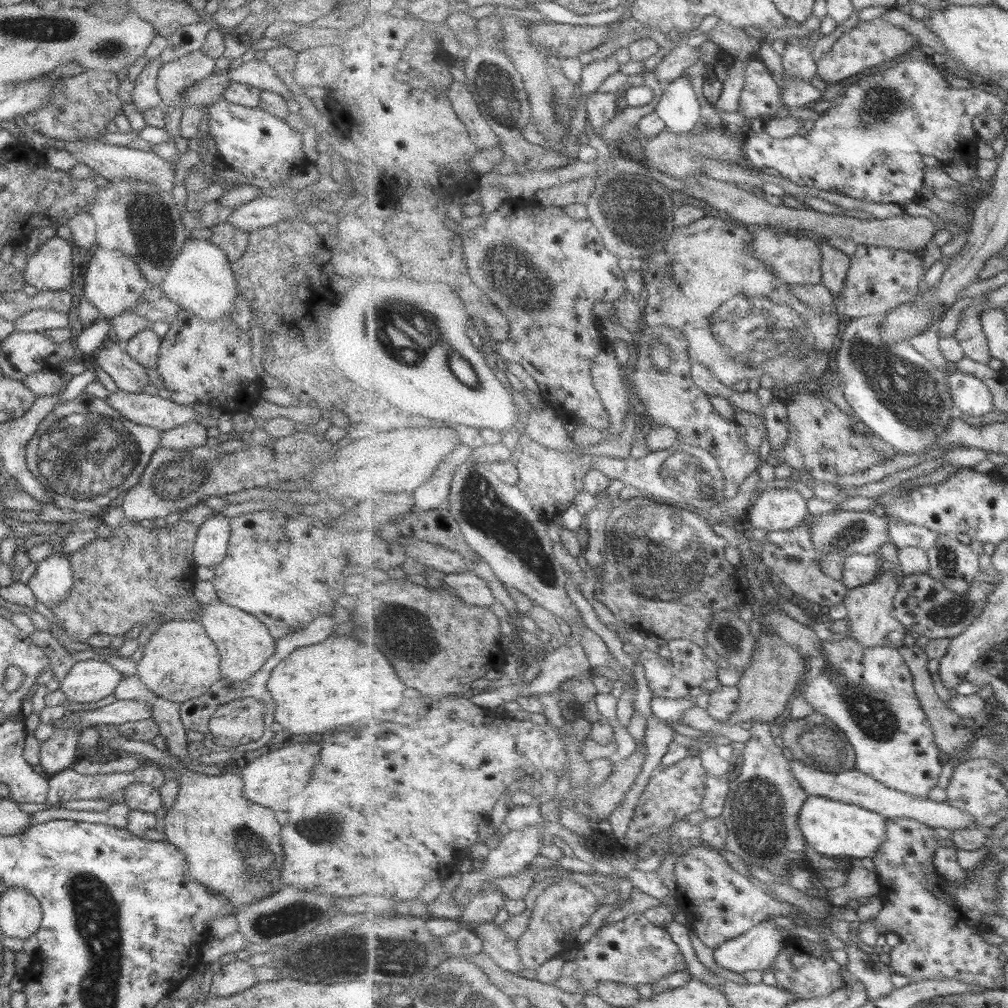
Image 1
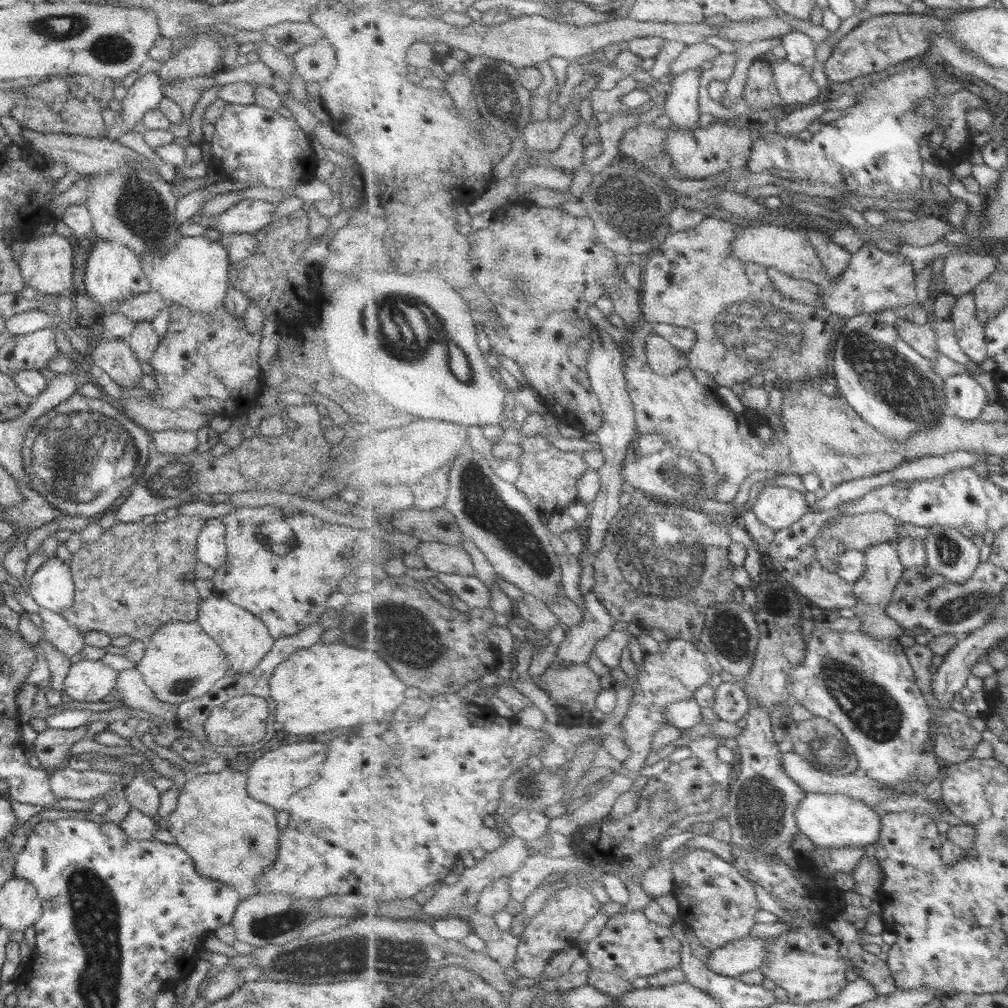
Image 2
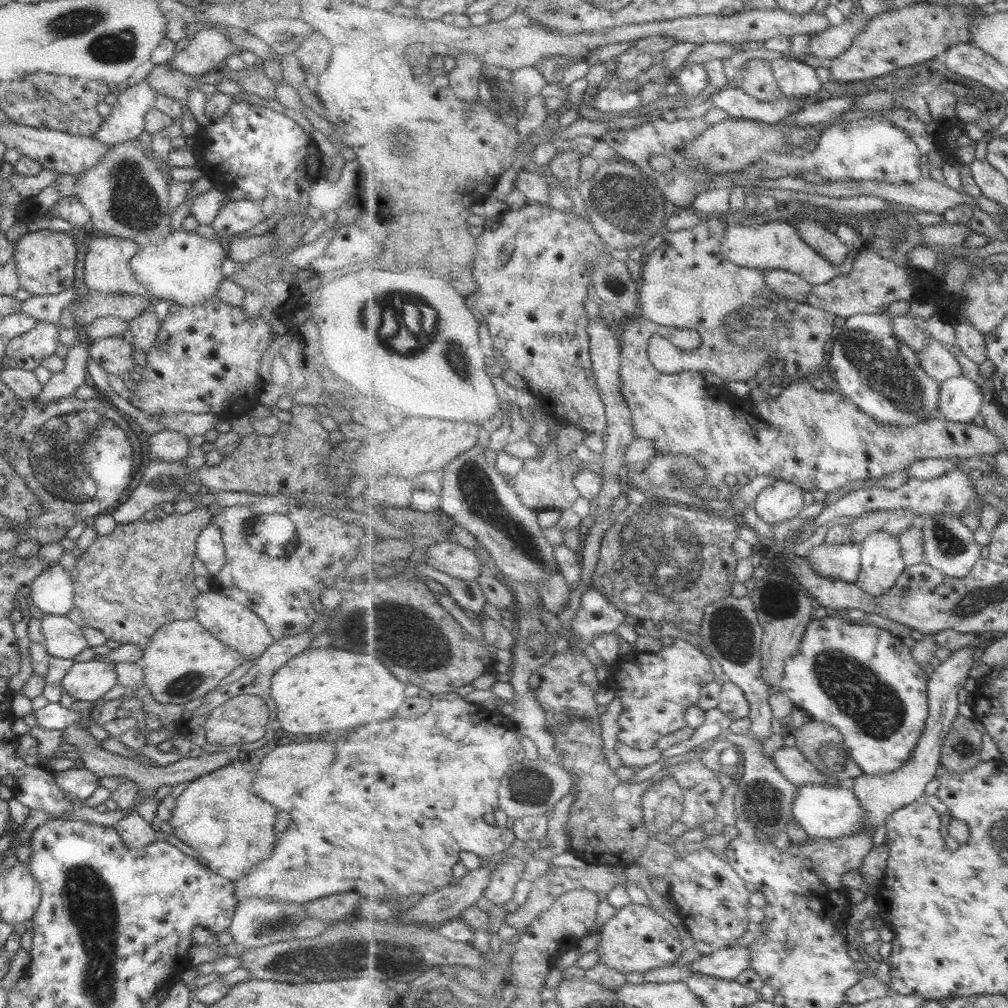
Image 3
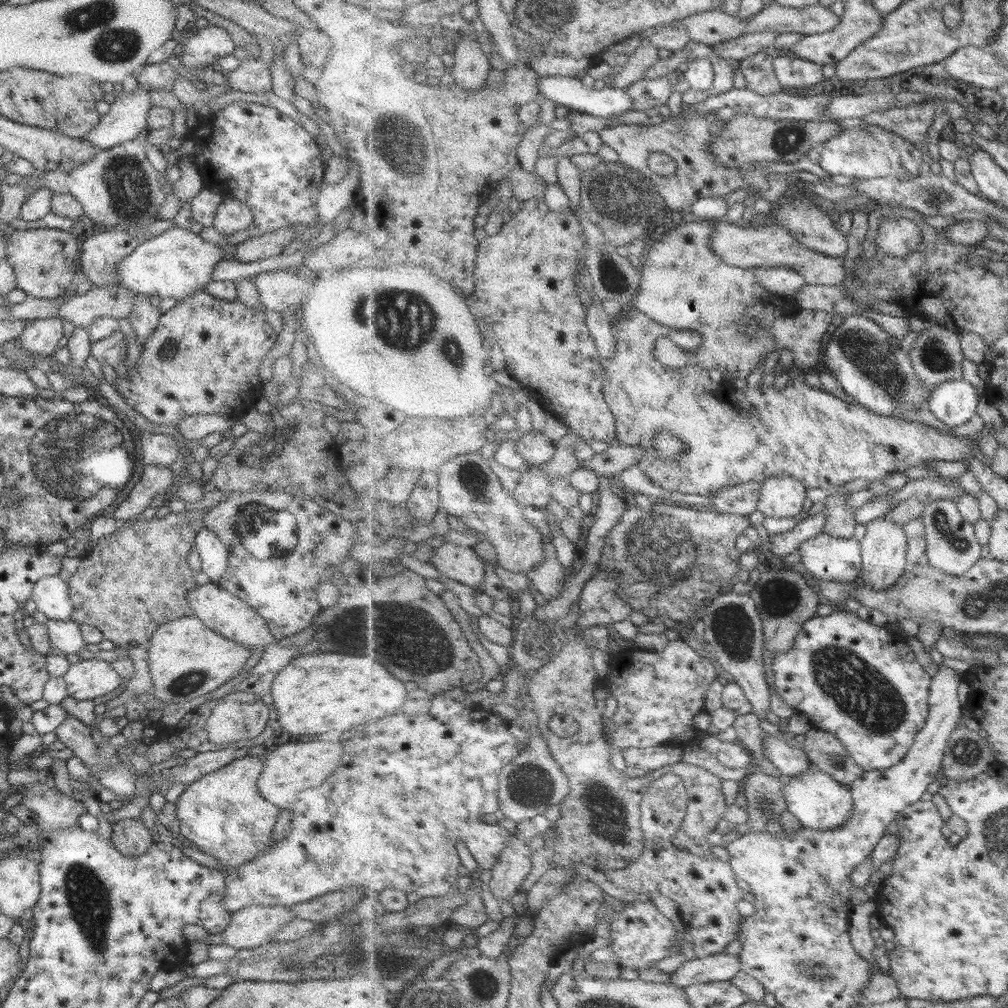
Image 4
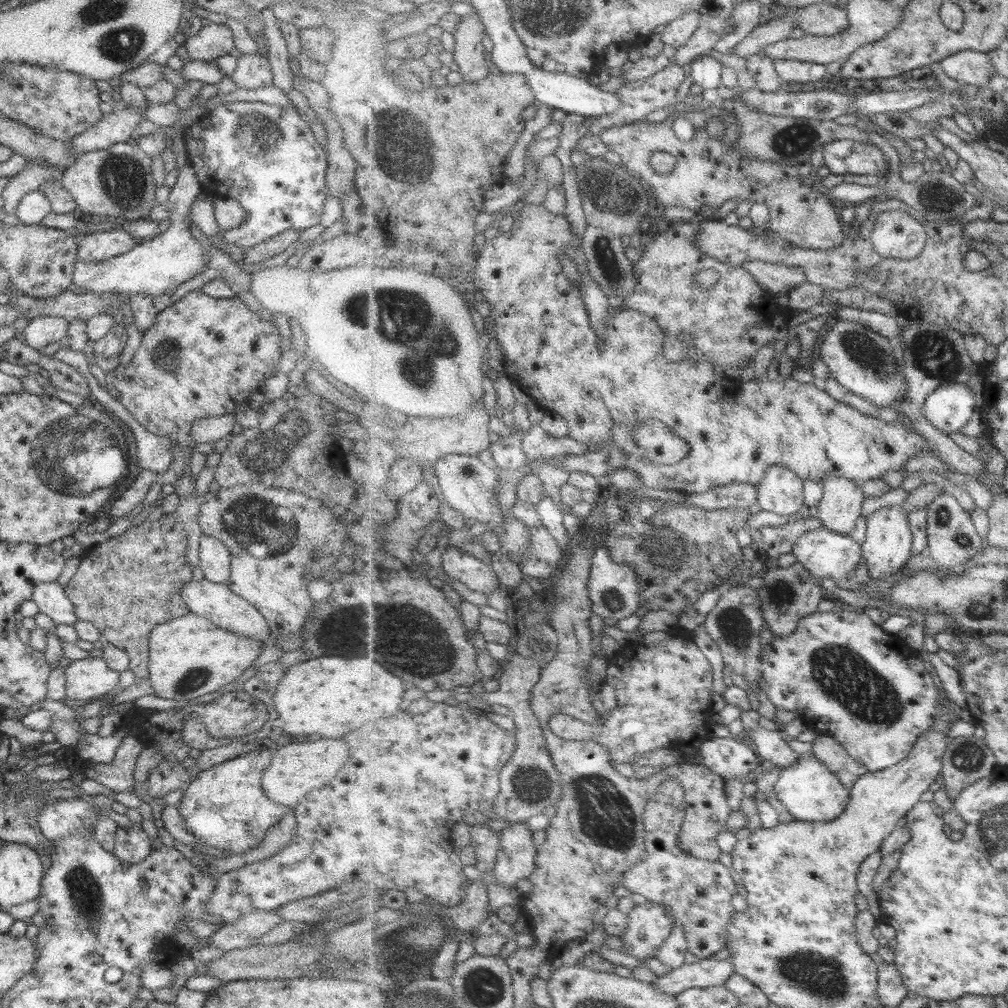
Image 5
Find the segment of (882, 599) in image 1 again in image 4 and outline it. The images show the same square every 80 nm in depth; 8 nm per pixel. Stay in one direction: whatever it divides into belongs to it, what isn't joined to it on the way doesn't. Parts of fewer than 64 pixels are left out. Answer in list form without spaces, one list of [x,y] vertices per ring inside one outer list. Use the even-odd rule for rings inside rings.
[[[890,515],[881,516],[867,525],[868,531],[861,541],[863,544],[862,578],[866,586],[879,591],[894,587],[904,576],[909,562],[909,534],[905,526],[895,523]]]

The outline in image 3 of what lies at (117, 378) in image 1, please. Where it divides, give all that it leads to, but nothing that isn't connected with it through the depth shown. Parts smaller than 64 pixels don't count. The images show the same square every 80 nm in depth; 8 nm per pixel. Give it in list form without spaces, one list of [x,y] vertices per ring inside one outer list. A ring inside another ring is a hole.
[[[112,337],[93,343],[89,356],[108,373],[120,375],[129,372],[134,375],[138,371],[131,350],[125,347],[120,340]]]

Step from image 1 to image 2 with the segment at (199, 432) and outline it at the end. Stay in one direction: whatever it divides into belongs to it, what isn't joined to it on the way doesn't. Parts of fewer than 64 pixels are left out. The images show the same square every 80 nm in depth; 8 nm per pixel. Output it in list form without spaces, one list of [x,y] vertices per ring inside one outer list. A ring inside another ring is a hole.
[[[166,430],[153,432],[151,440],[157,451],[162,454],[172,454],[191,458],[194,450],[199,444],[196,433],[184,430]]]

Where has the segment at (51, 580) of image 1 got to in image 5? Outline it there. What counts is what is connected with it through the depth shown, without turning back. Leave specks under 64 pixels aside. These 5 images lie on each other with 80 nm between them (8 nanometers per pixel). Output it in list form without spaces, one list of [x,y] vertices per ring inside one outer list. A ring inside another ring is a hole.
[[[56,581],[37,584],[31,599],[37,604],[39,612],[50,616],[56,624],[73,626],[78,620],[72,601]]]

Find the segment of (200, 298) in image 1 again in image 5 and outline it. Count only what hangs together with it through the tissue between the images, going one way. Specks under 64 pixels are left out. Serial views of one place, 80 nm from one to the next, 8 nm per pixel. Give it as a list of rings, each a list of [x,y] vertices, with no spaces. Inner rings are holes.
[[[188,160],[187,164],[179,169],[178,182],[172,188],[166,203],[170,211],[168,217],[172,223],[168,230],[153,240],[136,245],[126,254],[110,258],[108,262],[86,264],[86,262],[76,261],[73,282],[85,292],[113,290],[121,294],[146,293],[155,297],[176,290],[178,285],[201,274],[201,269],[206,267],[206,253],[202,249],[202,244],[192,237],[189,225],[190,208],[201,193],[203,193],[202,188]]]

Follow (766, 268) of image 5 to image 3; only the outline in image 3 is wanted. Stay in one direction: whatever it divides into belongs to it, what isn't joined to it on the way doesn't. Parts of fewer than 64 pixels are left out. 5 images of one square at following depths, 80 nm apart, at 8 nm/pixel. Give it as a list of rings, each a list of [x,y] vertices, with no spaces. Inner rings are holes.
[[[767,269],[765,277],[770,287],[788,299],[806,303],[815,284],[808,282],[803,276],[782,269]]]

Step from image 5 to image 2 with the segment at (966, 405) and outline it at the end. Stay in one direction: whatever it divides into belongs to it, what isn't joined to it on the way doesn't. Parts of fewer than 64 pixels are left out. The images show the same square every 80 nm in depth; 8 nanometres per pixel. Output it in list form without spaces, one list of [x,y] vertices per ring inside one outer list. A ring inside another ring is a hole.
[[[968,374],[946,378],[947,402],[951,414],[966,420],[976,421],[988,406],[986,388]]]

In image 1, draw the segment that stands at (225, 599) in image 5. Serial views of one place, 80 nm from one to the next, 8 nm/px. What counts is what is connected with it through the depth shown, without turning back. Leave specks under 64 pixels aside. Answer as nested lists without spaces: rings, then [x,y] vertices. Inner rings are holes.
[[[218,601],[214,604],[203,605],[201,608],[200,624],[206,628],[208,638],[212,638],[221,656],[220,674],[230,686],[242,684],[258,674],[274,654],[275,638],[269,633],[268,628],[258,618],[240,610],[235,606]]]

